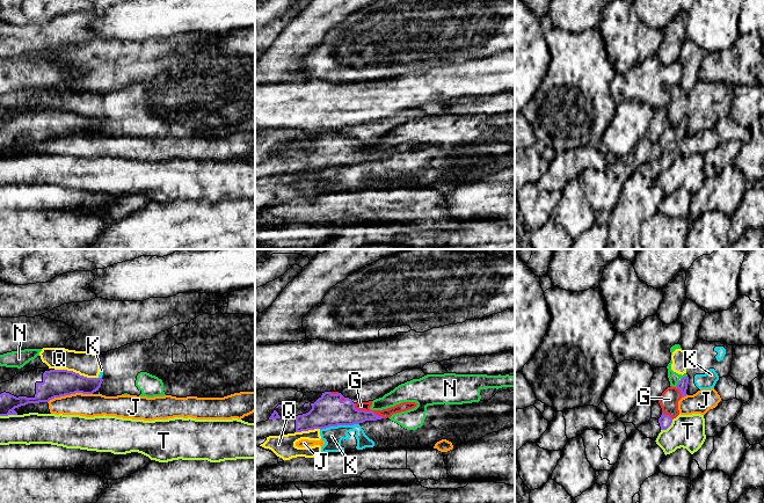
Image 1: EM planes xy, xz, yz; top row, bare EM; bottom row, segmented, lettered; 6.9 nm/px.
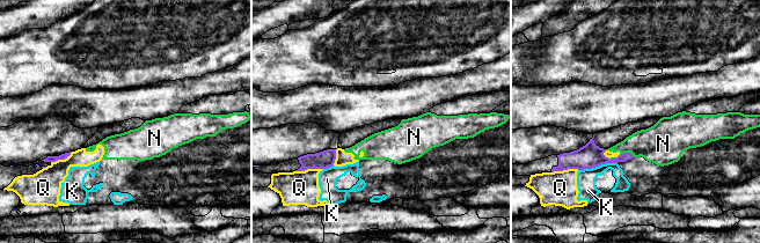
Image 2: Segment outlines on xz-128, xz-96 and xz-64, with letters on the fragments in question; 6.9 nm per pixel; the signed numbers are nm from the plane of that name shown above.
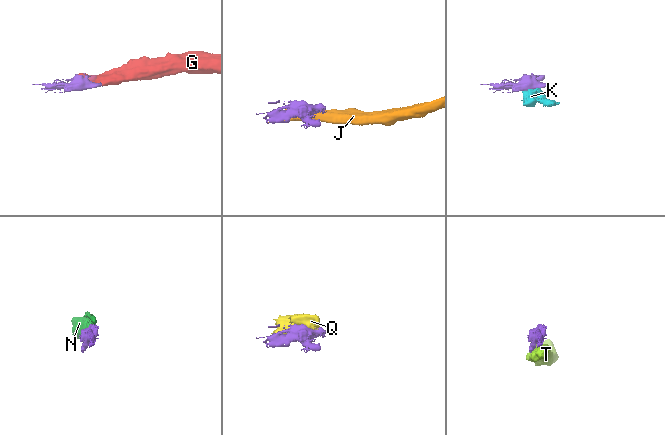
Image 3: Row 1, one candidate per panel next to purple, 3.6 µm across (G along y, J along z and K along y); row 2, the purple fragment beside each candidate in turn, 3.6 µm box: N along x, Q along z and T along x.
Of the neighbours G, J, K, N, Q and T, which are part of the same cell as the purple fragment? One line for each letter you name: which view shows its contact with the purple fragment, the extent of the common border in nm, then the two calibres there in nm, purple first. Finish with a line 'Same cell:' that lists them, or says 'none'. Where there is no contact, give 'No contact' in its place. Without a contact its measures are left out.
G: Touches purple in xz. Shared border 240 nm. Thickness 200 nm (purple) against 60 nm
Same cell: G

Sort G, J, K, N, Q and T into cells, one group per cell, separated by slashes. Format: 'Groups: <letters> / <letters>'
Groups: G / J / K N Q / T

